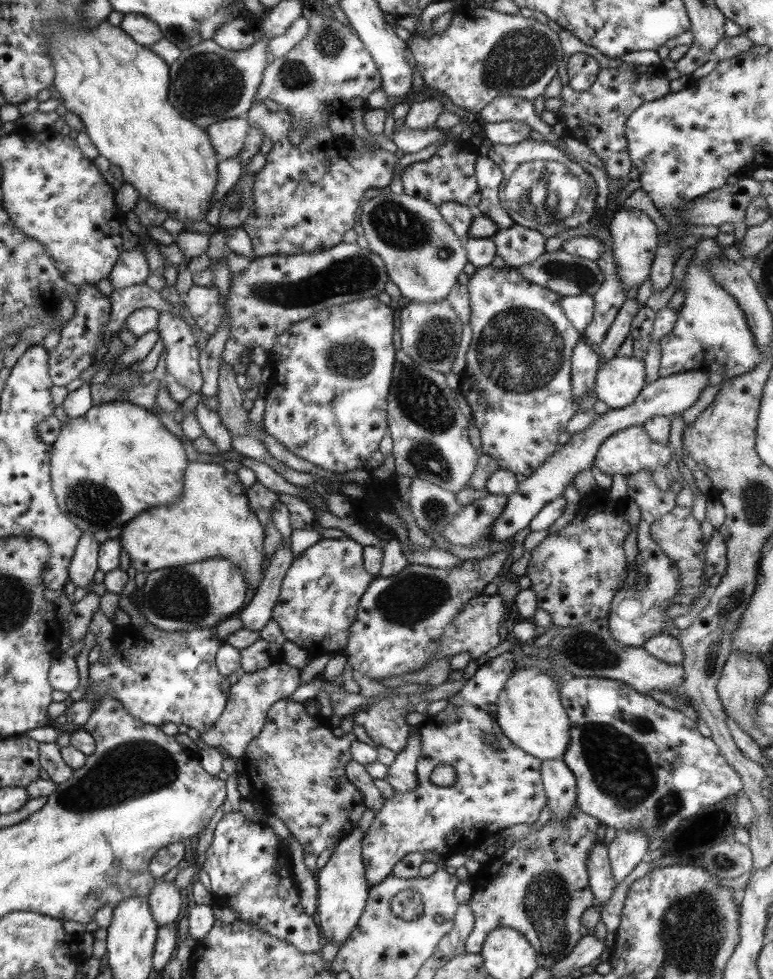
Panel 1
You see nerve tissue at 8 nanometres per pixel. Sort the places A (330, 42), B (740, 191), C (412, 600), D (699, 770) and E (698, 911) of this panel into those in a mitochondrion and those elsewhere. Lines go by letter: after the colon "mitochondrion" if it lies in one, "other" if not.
A: mitochondrion
B: other
C: mitochondrion
D: other
E: mitochondrion

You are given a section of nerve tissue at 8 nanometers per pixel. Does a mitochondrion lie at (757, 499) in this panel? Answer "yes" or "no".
yes

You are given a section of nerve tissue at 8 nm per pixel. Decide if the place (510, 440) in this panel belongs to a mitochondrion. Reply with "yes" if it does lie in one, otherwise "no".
no

